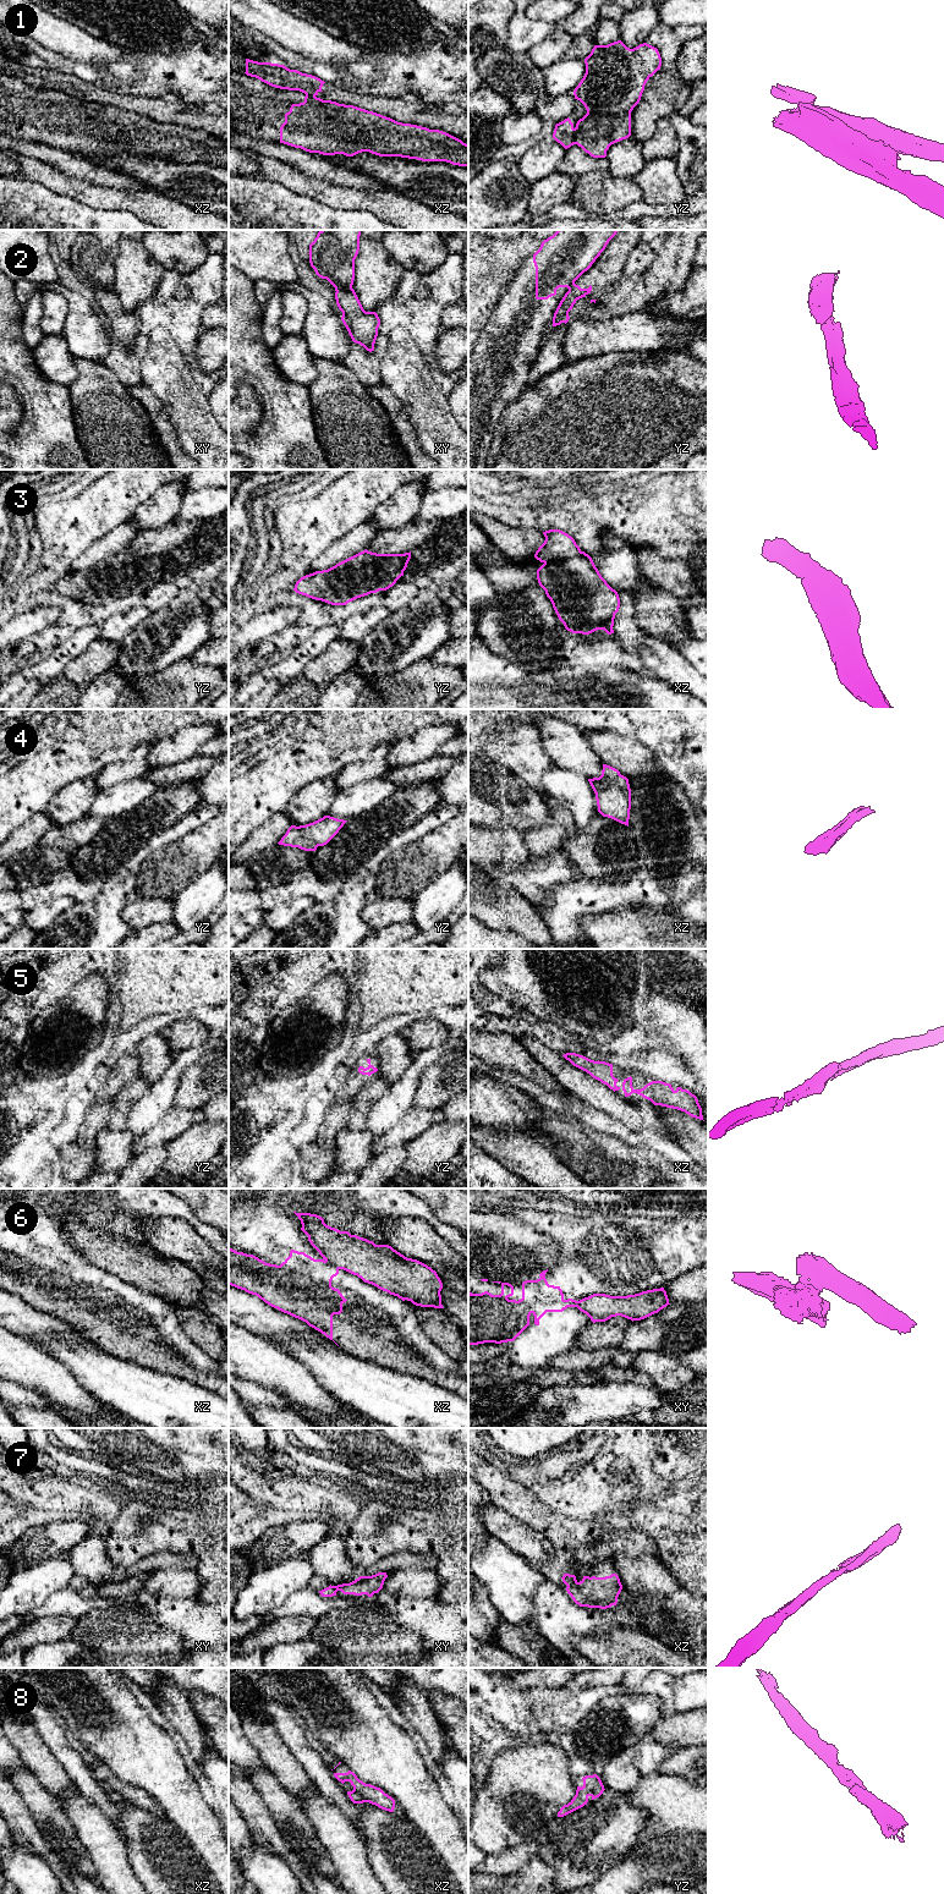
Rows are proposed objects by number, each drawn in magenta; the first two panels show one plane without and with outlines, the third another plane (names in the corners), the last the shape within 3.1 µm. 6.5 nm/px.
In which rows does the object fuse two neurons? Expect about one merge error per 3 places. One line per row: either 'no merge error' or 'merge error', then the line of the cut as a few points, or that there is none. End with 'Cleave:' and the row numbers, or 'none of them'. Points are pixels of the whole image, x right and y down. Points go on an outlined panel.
1: merge error; cut in yz along (575, 128), (574, 143)
2: merge error; cut in xy along (351, 286), (339, 286), (335, 290)
3: no merge error; no cut
4: no merge error; no cut
5: no merge error; no cut
6: merge error; cut in xz along (325, 1260), (340, 1268)
7: no merge error; no cut
8: no merge error; no cut
Cleave: 1, 2, 6

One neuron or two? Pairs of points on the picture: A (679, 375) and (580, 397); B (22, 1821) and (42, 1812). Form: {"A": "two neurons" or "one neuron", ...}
{"A": "one neuron", "B": "two neurons"}

